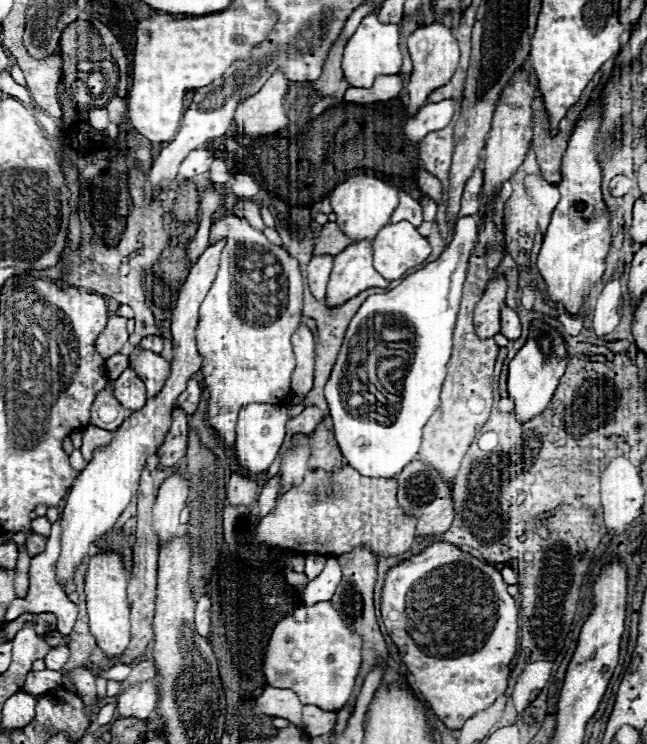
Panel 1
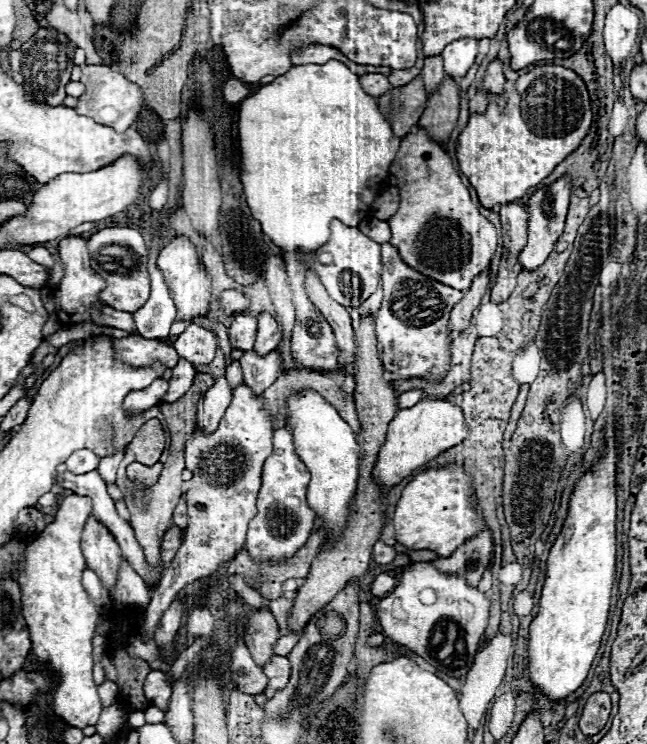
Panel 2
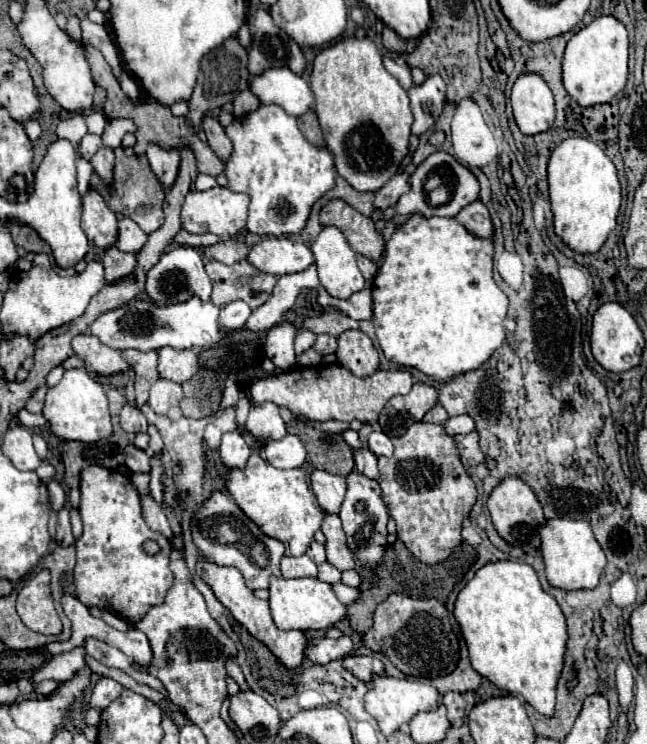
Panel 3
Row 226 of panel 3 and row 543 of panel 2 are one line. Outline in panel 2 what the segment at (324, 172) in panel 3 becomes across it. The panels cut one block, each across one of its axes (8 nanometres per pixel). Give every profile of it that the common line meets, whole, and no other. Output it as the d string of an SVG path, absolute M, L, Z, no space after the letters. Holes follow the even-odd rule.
M288 426L274 432L274 450L264 462L262 488L258 494L258 514L250 520L248 528L248 552L256 560L280 562L290 558L298 548L302 548L312 534L312 524L316 514L306 502L306 482L310 482L310 472L298 458L294 448L292 430Z

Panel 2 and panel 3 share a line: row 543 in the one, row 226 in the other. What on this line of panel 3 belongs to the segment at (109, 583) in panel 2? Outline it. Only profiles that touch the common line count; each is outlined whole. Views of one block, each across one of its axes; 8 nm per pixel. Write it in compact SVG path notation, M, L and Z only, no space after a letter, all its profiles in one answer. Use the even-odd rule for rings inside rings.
M88 188L82 198L82 230L86 232L88 240L98 248L110 248L116 242L116 224L116 214L108 208L108 202L102 198L102 194L94 188Z

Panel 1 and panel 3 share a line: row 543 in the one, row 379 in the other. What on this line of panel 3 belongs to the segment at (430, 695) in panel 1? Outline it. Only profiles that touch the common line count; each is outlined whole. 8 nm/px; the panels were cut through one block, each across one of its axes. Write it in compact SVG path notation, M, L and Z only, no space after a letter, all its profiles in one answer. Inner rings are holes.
M412 214L386 242L384 258L372 284L374 328L384 356L396 364L418 368L438 382L484 364L490 354L504 342L504 318L508 296L492 278L494 244L490 238L474 236L456 218L426 218Z

